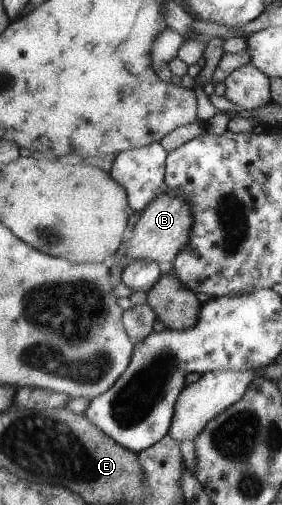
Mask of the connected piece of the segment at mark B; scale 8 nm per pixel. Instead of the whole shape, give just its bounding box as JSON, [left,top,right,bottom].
[126,191,192,267]

